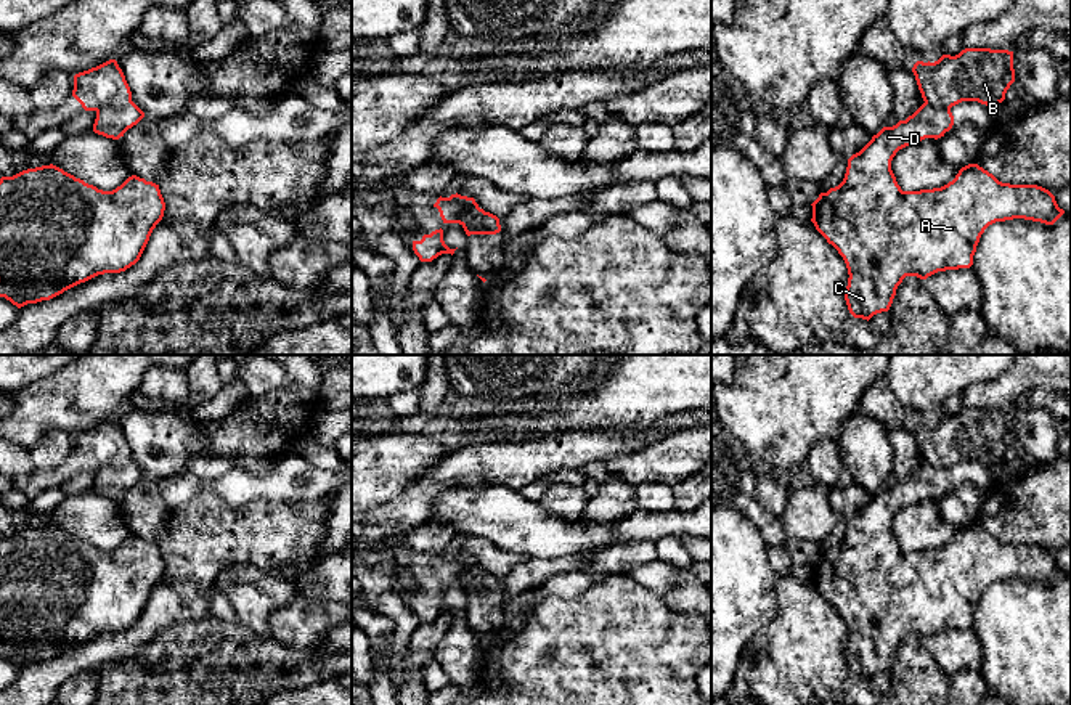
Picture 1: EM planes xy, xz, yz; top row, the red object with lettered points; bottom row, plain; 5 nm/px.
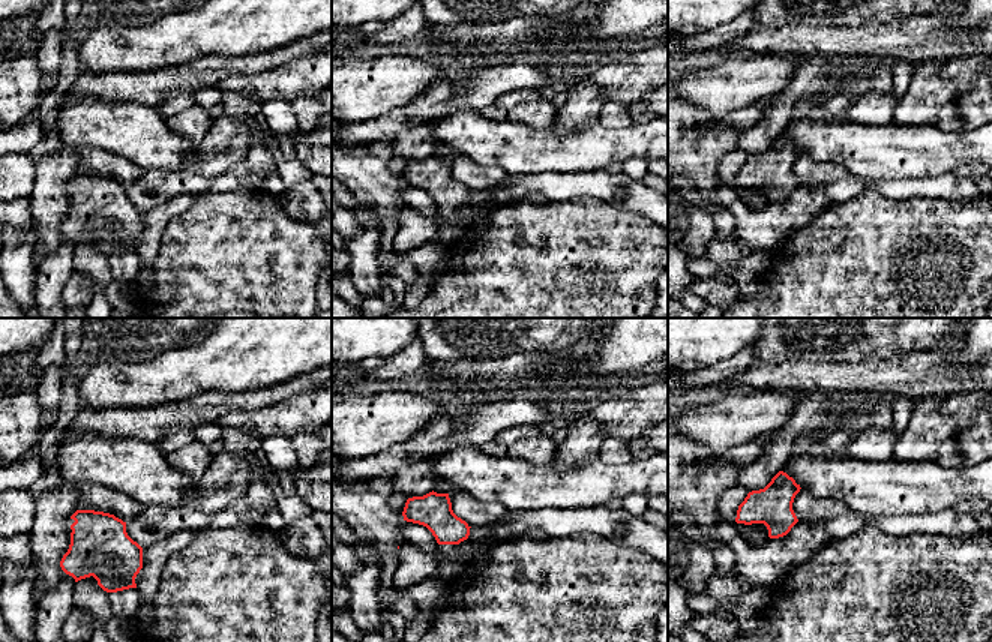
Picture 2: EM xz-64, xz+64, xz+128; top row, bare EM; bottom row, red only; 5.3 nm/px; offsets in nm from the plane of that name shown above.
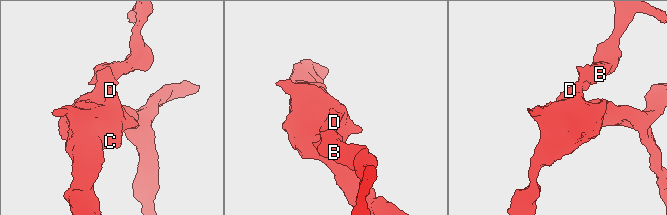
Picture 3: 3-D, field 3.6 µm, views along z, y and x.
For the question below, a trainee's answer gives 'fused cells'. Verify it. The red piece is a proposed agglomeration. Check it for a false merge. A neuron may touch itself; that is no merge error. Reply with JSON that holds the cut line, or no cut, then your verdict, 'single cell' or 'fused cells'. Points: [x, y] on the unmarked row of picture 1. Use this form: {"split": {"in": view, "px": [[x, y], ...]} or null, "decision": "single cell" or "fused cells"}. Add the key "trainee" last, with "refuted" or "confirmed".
{"split": {"in": "xz", "px": [[437, 566], [456, 564], [460, 582], [464, 586], [487, 593]]}, "decision": "fused cells", "trainee": "confirmed"}

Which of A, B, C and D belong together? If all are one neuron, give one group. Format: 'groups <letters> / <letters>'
groups A C D / B

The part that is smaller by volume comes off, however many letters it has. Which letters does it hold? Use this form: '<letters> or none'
B

